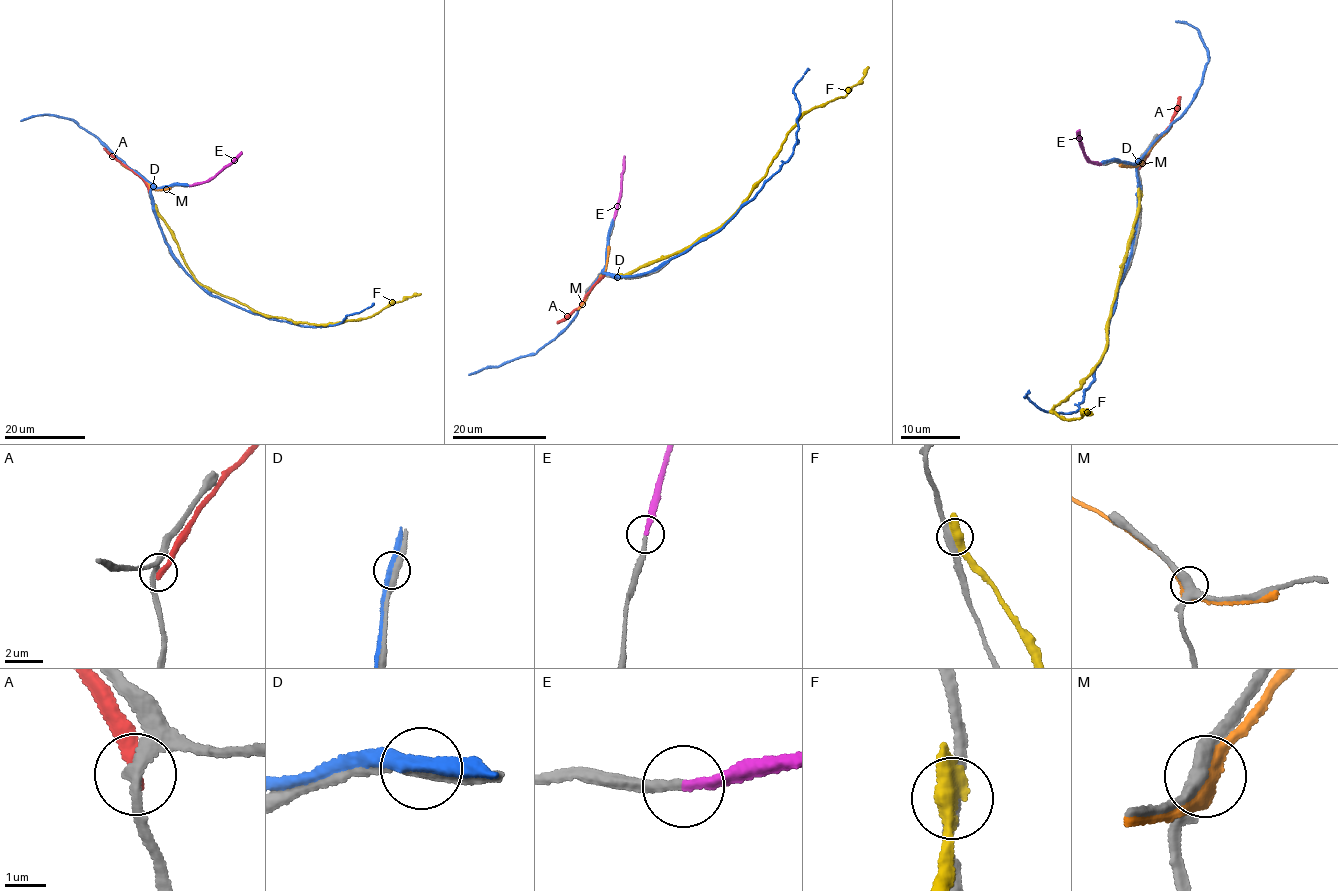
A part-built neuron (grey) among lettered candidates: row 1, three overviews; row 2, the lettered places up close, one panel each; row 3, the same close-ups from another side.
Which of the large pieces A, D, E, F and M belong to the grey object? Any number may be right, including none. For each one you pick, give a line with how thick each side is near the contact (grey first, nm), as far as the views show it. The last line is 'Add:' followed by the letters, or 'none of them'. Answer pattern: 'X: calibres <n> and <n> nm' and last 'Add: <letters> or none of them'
E: calibres 190 and 200 nm
Add: E

